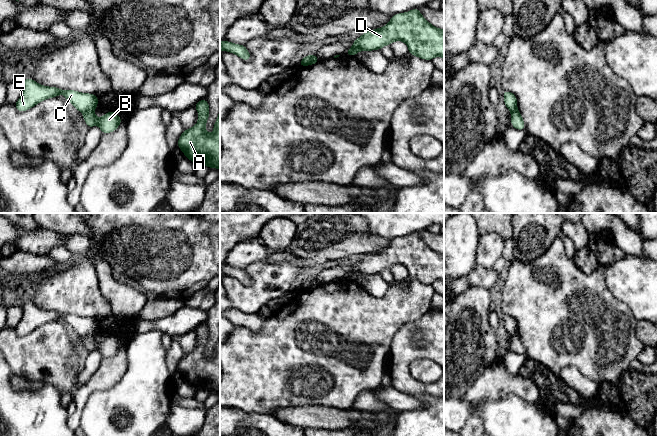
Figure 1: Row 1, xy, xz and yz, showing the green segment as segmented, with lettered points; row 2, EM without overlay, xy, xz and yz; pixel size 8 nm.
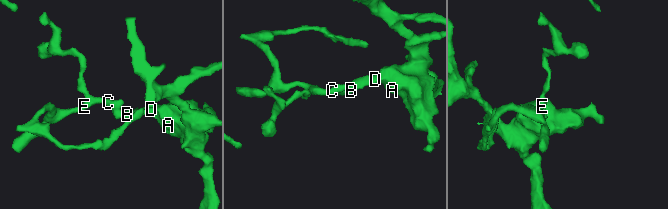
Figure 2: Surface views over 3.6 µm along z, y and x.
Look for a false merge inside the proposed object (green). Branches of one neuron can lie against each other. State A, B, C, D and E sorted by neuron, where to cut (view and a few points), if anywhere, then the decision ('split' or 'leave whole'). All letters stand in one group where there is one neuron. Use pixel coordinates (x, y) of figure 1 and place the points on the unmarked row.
groups A B D / C E; cut xy (93, 333), (83, 337); split

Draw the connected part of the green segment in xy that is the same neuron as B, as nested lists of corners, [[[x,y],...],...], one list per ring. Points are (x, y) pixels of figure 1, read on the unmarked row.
[[[94,334],[83,337],[83,342],[89,352],[98,349],[102,357],[111,357],[120,349],[122,343],[113,335],[109,335],[101,342],[95,340]]]

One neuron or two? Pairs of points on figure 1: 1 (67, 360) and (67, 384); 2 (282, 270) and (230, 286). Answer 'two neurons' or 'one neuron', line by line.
1: one neuron
2: one neuron

